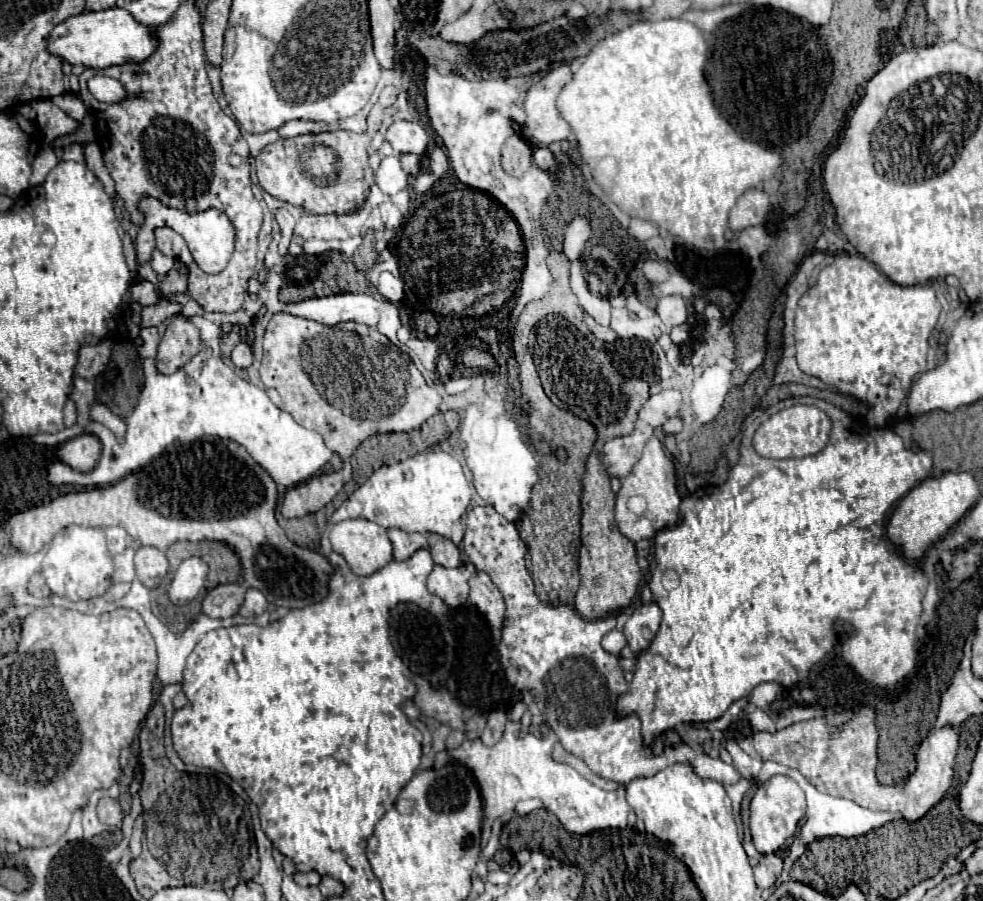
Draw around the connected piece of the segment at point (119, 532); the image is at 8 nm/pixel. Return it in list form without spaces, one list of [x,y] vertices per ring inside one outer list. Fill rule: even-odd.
[[[114,526],[114,528],[106,528],[106,538],[108,538],[108,548],[112,554],[120,554],[128,548],[130,544],[130,536],[124,528]]]

